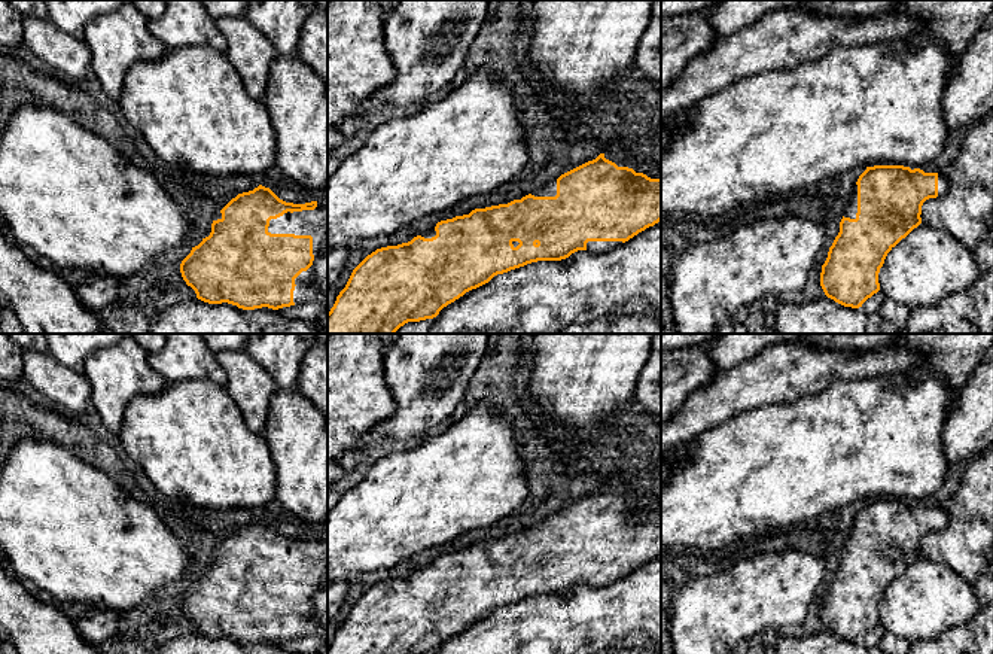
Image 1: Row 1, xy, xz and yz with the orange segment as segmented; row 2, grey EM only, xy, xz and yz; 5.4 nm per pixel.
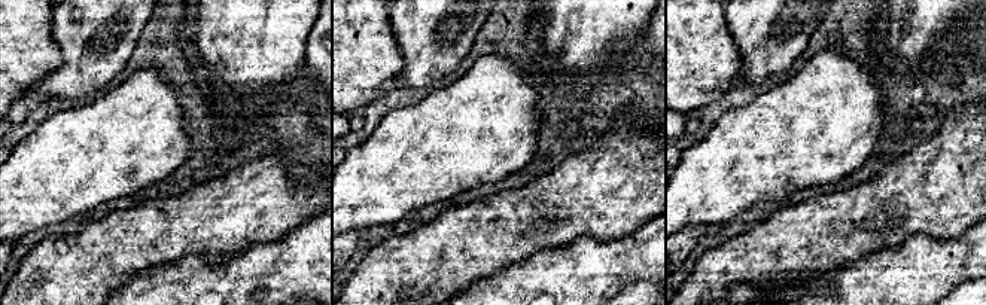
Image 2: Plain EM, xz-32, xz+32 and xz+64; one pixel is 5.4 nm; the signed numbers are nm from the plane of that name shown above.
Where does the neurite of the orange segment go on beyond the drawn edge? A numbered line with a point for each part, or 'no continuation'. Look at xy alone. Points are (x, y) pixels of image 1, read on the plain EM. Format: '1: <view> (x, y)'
1: xy (308, 556)

